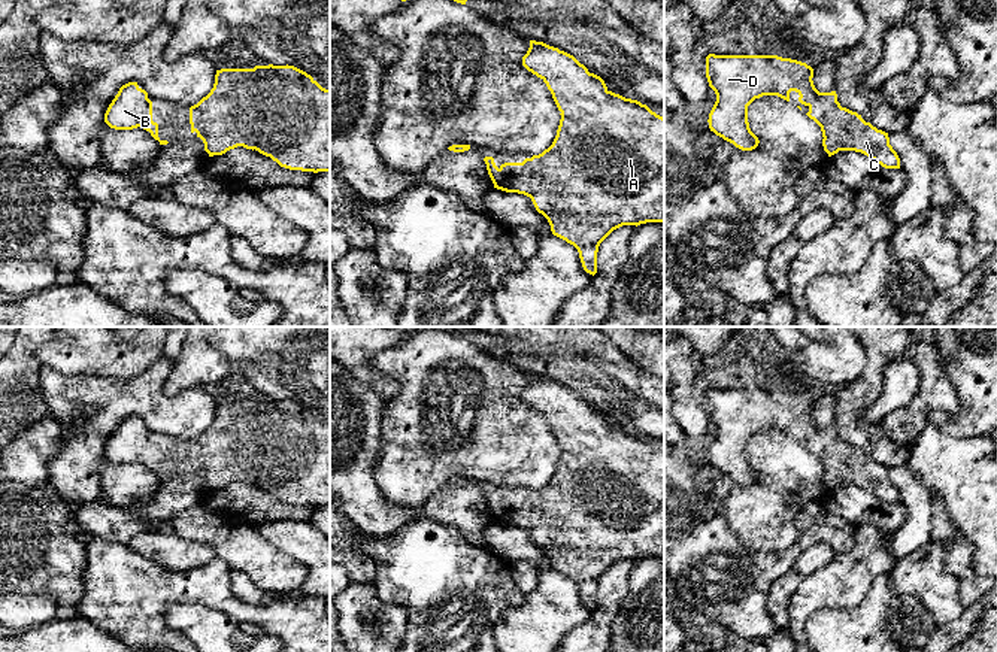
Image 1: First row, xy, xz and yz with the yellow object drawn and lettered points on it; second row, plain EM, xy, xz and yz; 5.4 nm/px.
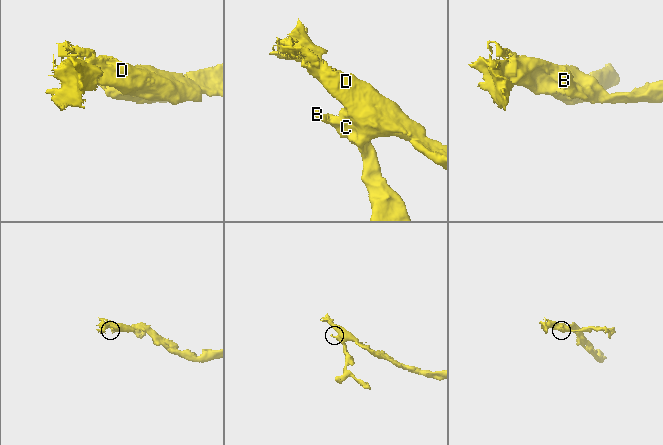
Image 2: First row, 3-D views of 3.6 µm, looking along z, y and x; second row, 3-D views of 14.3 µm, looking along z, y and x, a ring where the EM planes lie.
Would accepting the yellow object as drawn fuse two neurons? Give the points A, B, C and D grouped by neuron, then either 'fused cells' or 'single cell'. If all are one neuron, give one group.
A B C D; single cell

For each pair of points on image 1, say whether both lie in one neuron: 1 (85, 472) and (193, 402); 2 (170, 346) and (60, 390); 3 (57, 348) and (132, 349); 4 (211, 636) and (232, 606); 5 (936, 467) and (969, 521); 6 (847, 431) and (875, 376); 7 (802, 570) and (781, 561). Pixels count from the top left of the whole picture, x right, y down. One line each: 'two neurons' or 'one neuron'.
1: one neuron
2: two neurons
3: one neuron
4: two neurons
5: one neuron
6: one neuron
7: two neurons

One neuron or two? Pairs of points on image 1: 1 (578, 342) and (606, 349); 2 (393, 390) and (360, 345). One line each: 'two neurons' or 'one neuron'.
1: one neuron
2: one neuron

